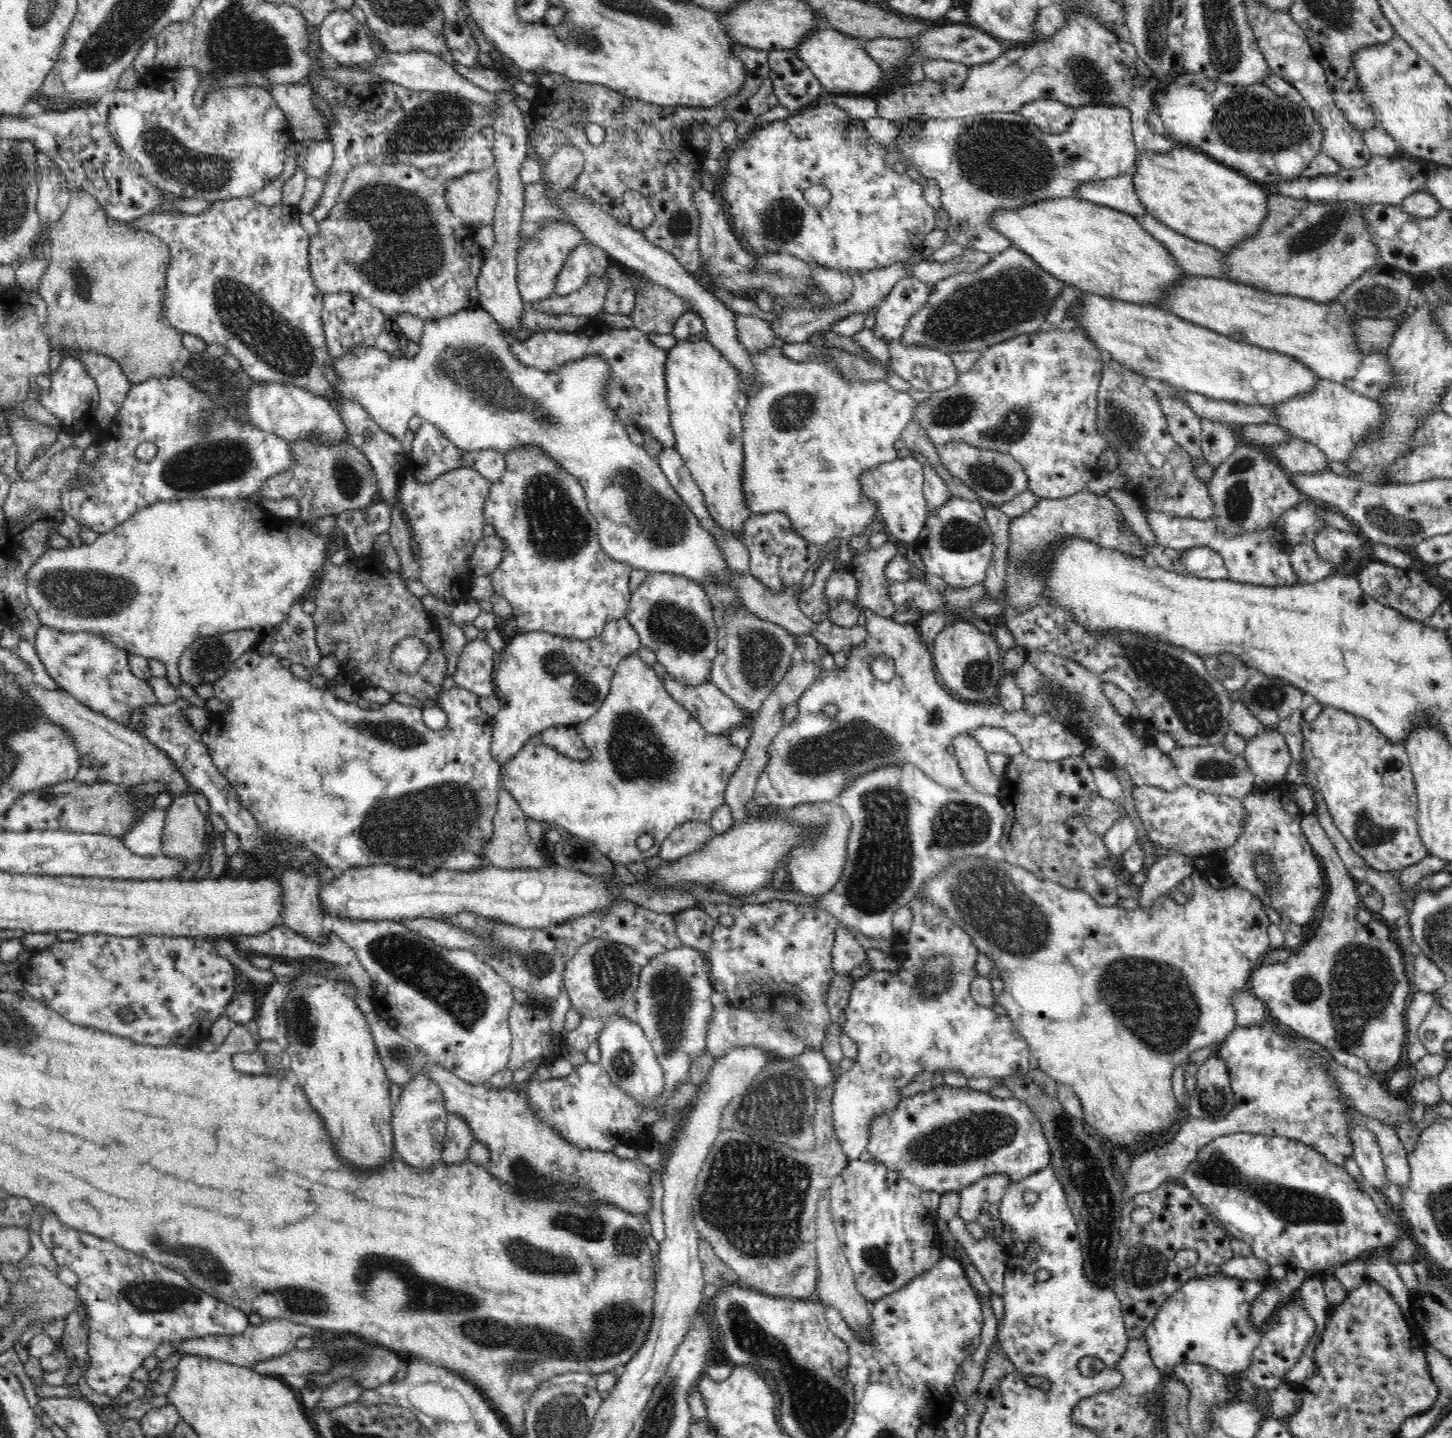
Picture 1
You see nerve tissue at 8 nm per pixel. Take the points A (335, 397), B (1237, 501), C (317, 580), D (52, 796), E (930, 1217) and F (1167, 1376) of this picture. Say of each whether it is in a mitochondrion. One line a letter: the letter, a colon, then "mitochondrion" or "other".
A: other
B: mitochondrion
C: other
D: mitochondrion
E: other
F: other

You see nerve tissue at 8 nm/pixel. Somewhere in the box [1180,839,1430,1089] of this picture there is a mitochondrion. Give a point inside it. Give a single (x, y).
(1362, 983)

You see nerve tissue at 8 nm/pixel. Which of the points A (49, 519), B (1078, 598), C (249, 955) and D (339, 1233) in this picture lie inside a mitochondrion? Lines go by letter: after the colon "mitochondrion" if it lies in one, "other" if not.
A: other
B: other
C: other
D: other

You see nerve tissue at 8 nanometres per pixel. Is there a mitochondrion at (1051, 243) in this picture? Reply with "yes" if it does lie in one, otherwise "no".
no

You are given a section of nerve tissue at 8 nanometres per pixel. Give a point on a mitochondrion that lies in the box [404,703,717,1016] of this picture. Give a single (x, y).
(638, 753)

